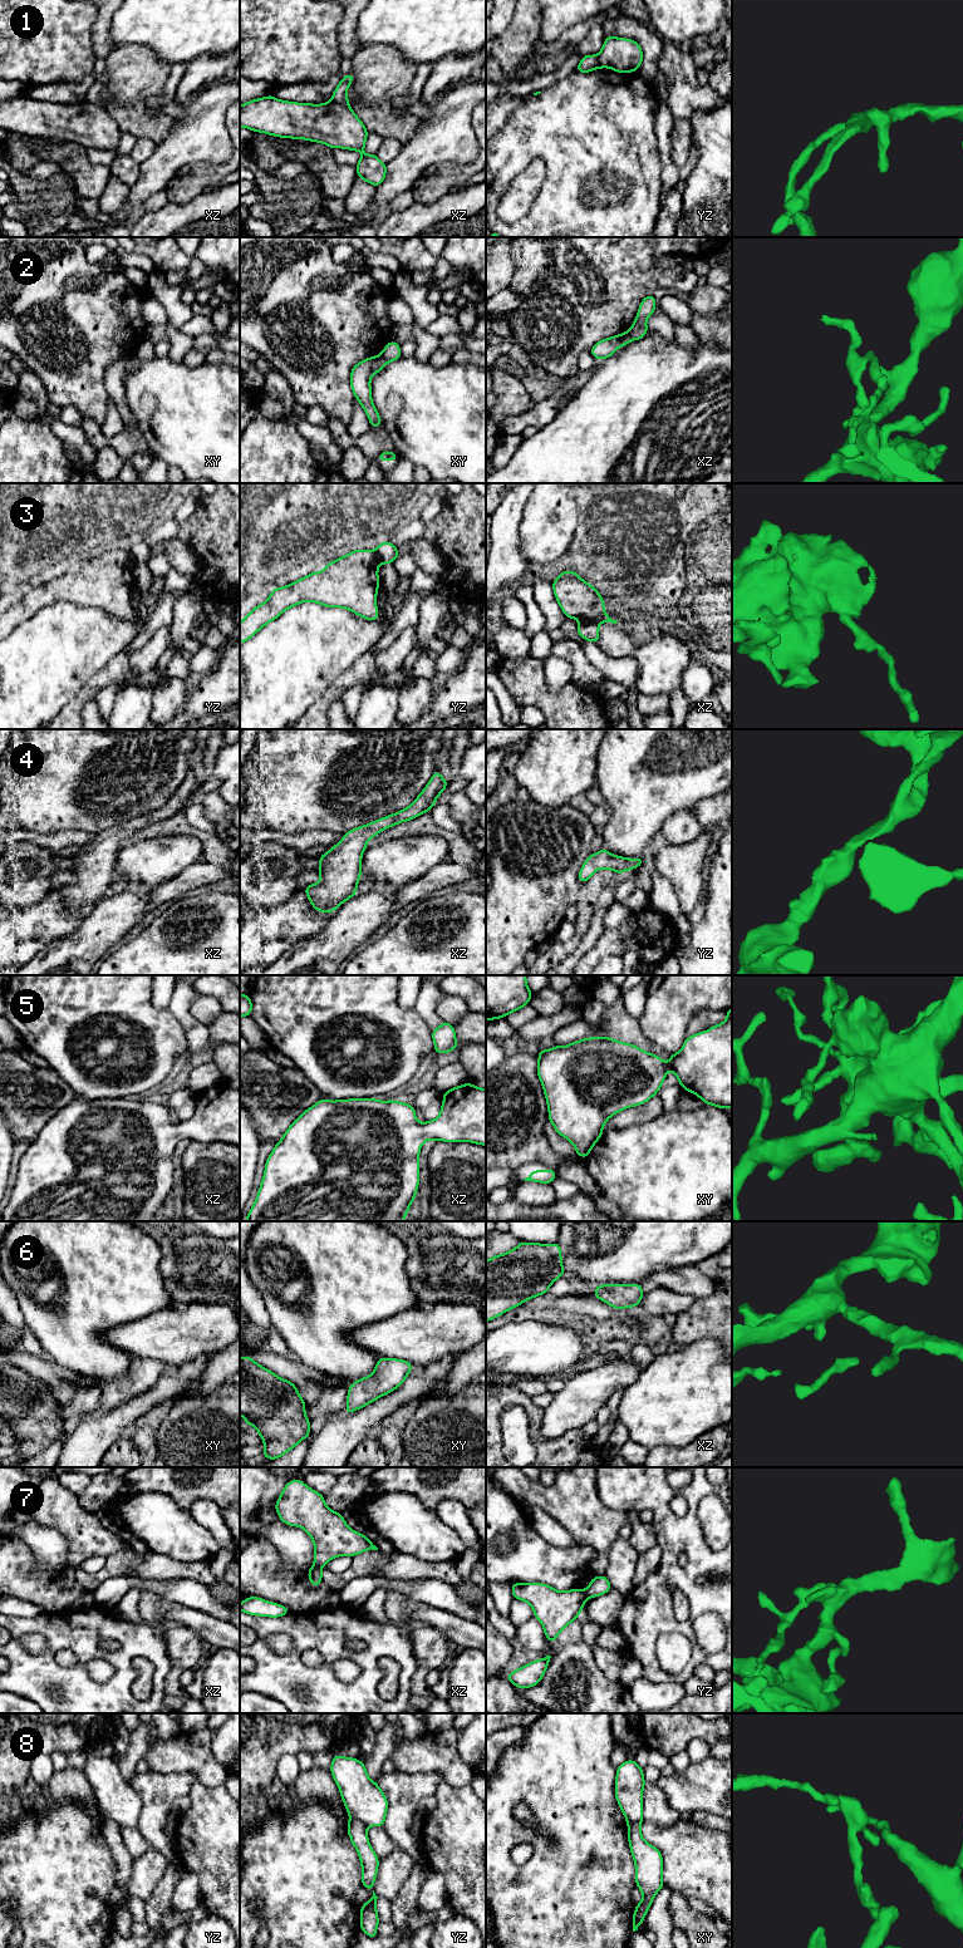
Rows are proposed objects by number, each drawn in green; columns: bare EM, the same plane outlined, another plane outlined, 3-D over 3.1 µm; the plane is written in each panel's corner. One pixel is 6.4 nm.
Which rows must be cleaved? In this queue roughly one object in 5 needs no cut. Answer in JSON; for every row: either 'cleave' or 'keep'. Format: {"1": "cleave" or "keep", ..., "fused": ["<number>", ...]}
{"1": "cleave", "2": "cleave", "3": "cleave", "4": "keep", "5": "keep", "6": "keep", "7": "cleave", "8": "cleave", "fused": ["1", "2", "3", "7", "8"]}

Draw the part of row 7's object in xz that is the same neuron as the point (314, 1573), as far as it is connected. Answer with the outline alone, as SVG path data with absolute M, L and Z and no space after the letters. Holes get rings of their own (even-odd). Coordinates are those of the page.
M318 1565L311 1566L308 1570L308 1576L310 1579L310 1585L318 1587L323 1581L321 1568Z

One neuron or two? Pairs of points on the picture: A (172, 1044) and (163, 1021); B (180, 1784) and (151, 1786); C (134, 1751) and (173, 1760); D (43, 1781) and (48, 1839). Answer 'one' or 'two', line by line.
A: one
B: one
C: two
D: two

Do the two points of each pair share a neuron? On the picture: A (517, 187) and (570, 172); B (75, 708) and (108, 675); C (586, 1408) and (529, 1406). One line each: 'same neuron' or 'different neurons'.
A: different neurons
B: same neuron
C: different neurons

